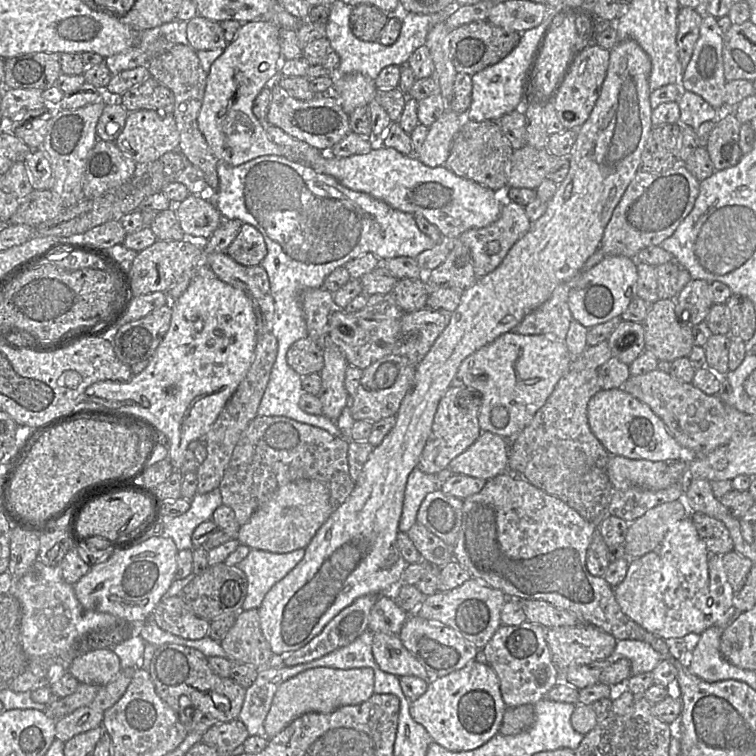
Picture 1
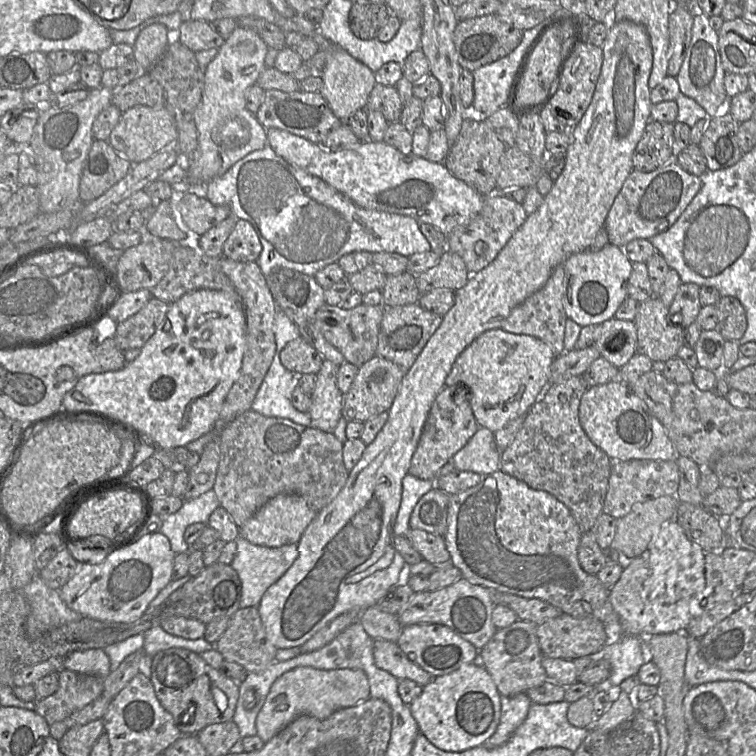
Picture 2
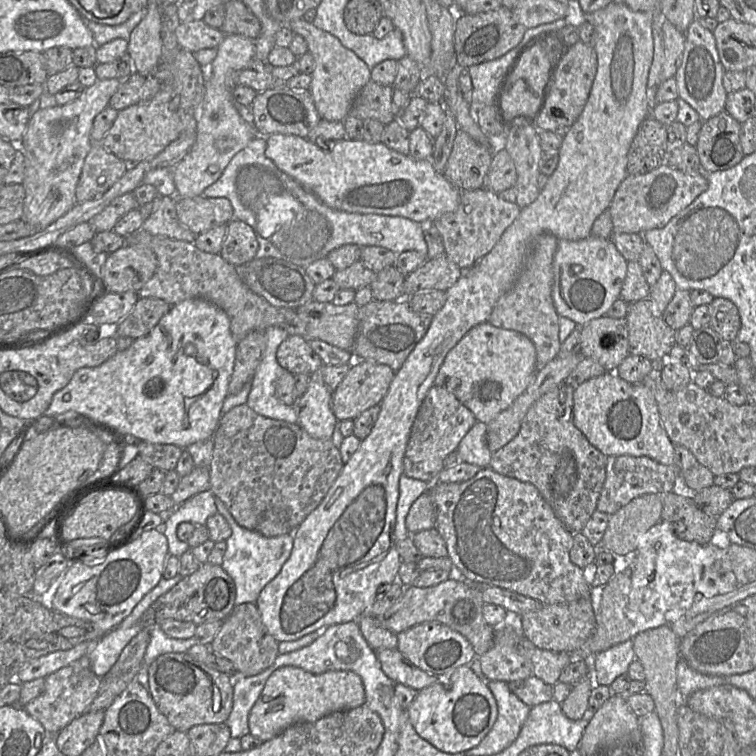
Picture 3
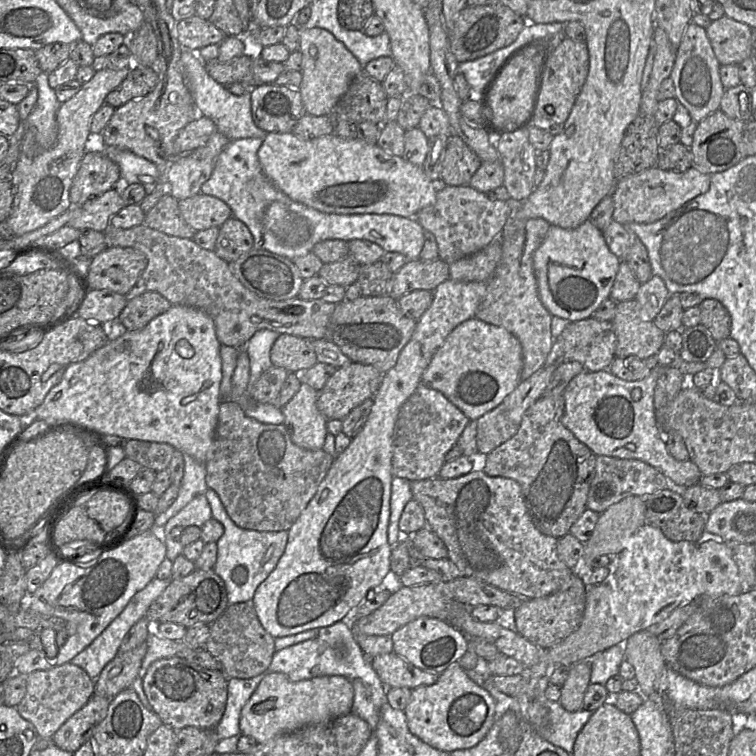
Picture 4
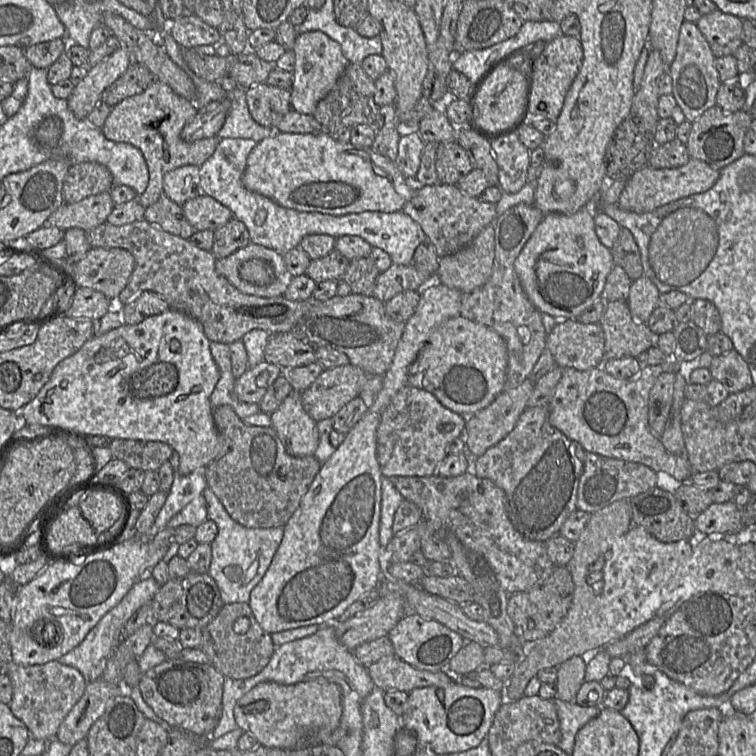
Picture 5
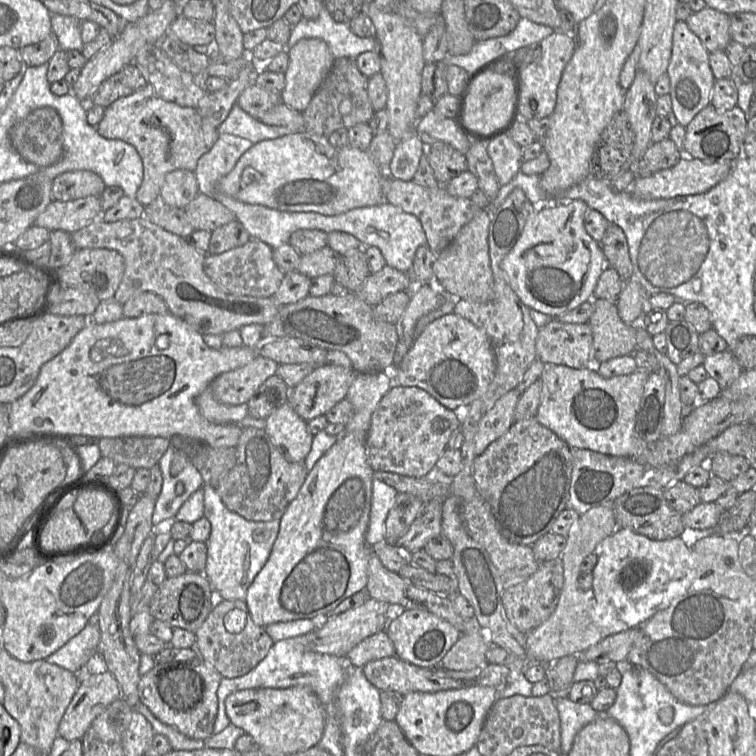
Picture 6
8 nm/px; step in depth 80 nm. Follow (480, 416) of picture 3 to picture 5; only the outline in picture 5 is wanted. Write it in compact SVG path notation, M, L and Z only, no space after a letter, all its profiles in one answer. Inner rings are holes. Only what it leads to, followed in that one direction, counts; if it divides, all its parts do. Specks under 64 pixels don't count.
M456 316L431 334L409 369L408 385L429 391L448 409L469 417L504 390L507 364L506 343L495 330Z

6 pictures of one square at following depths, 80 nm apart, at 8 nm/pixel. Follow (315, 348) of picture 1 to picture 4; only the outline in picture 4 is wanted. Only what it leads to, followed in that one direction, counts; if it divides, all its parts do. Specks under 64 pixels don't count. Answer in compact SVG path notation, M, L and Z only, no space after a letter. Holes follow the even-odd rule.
M280 334L270 351L270 359L273 366L283 368L289 373L306 370L314 366L318 361L315 352L310 347L310 340L316 339L304 339L295 335Z

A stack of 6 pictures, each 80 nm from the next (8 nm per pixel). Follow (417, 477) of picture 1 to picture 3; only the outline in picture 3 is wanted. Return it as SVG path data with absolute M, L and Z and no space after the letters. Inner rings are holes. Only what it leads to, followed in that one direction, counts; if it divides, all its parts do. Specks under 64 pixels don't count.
M402 474L399 479L399 497L396 506L396 522L394 537L396 542L409 536L405 520L413 502L424 492L427 492L432 483L414 479Z

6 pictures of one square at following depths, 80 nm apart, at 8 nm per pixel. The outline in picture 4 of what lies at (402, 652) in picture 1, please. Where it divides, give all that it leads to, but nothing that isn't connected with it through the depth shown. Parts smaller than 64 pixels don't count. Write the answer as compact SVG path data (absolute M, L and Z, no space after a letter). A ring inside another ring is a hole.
M394 652L371 659L371 664L383 684L388 688L409 688L435 684L440 674L426 672L412 665Z

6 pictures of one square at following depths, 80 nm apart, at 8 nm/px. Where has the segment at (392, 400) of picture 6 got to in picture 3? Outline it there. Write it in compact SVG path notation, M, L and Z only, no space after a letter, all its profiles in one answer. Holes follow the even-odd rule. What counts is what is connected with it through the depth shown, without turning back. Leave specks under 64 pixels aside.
M440 386L429 389L411 428L403 458L403 474L433 483L443 467L444 459L455 451L460 441L475 424L476 418L452 393Z

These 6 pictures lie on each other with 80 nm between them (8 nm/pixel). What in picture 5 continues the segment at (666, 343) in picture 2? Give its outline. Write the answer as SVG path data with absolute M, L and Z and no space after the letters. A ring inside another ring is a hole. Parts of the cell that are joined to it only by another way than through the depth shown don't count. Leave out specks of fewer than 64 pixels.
M626 301L606 302L605 312L599 324L605 336L605 360L638 358L655 346L658 336L645 323L633 319Z

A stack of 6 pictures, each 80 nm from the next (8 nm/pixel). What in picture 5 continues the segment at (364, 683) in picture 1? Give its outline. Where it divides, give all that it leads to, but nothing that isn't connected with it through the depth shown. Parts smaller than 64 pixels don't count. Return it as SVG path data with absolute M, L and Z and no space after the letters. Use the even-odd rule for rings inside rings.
M326 679L287 686L275 682L259 683L234 707L237 727L253 735L263 747L286 750L329 744L329 736L340 726L342 713L341 688Z

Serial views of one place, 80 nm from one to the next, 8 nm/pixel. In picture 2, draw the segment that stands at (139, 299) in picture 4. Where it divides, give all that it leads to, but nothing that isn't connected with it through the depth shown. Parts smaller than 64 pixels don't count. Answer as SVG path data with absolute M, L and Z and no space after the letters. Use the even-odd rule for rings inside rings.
M152 297L136 314L118 324L113 338L122 353L142 349L163 323L169 305Z

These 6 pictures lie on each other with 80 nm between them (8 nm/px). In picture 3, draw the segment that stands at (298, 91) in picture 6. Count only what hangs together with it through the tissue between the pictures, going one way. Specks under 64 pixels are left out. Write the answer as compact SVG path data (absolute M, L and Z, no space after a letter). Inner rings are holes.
M303 18L295 19L287 26L302 35L308 45L308 52L315 60L309 87L315 107L321 119L342 121L348 116L352 103L359 91L371 80L371 69L352 50L346 48L333 34L317 28Z

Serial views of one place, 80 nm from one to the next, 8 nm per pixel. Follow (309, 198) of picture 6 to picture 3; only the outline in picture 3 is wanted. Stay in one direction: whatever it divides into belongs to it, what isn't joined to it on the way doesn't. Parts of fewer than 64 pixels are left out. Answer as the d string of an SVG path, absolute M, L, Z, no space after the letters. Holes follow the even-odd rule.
M272 133L265 137L265 155L275 165L311 191L325 205L347 212L380 214L409 218L419 223L431 223L441 215L455 210L460 201L460 189L437 172L428 160L415 160L382 142L363 139L342 139L320 147L306 138L292 134Z

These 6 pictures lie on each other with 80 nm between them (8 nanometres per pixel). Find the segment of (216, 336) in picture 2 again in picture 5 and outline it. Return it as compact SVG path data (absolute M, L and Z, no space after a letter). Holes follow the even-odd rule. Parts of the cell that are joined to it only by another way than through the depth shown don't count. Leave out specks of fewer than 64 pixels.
M169 309L166 312L163 312L162 314L158 315L153 315L150 317L147 317L145 320L143 320L141 323L136 324L136 325L128 325L128 324L123 324L122 326L115 328L105 334L102 335L96 335L86 341L83 346L73 355L65 358L62 360L53 370L50 379L48 382L41 388L41 390L38 392L38 394L35 396L33 400L31 400L28 404L26 404L24 407L20 409L20 411L13 411L13 412L18 412L19 415L21 416L22 423L26 424L37 424L37 425L43 425L43 426L48 426L48 430L62 430L62 431L67 431L71 432L74 435L92 435L92 436L106 436L111 439L133 439L133 440L141 440L141 441L160 441L164 442L172 447L172 449L178 454L178 473L181 475L187 475L194 471L197 468L204 467L206 468L211 462L214 460L217 460L224 456L230 448L230 442L229 440L223 436L219 431L217 430L215 423L214 423L214 418L213 418L213 408L210 403L210 396L217 384L217 382L220 379L220 371L219 368L211 354L210 351L210 340L206 337L202 325L192 317L174 310L174 309Z

